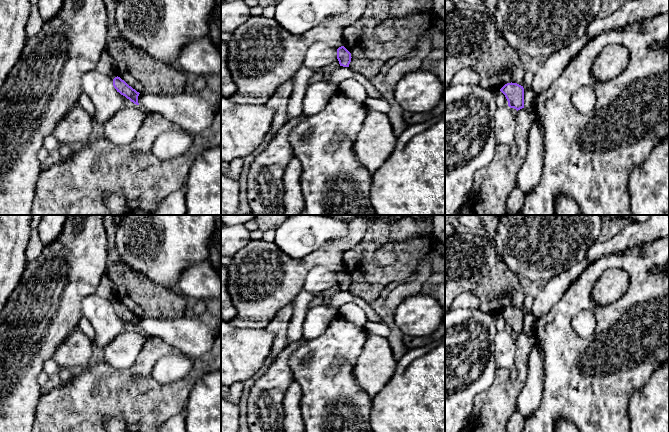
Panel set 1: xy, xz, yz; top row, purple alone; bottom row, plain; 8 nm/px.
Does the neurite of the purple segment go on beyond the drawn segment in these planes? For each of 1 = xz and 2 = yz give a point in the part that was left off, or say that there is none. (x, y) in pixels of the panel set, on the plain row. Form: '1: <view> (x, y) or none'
1: none
2: none

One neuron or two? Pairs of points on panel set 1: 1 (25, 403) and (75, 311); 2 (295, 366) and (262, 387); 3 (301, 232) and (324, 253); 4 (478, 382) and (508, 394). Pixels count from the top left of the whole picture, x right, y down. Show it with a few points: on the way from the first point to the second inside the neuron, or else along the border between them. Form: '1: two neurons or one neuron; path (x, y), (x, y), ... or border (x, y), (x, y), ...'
1: one neuron; path (25, 380), (52, 334)
2: two neurons; border (298, 347), (291, 354), (288, 362), (293, 379)
3: two neurons; border (340, 237), (333, 238), (326, 244), (298, 259)
4: two neurons; border (498, 368), (493, 383), (479, 392), (473, 402)

